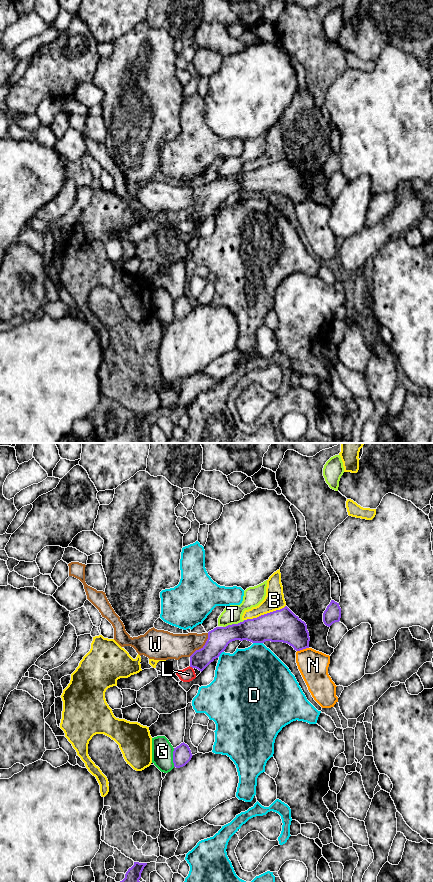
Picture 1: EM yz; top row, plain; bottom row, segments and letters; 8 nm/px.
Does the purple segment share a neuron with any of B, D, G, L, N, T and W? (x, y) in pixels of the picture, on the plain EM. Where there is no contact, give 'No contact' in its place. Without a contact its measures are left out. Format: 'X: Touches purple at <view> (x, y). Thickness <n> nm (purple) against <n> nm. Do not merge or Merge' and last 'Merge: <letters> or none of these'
B: Touches purple at yz (264, 166). Thickness 260 nm (purple) against 160 nm. Do not merge
D: Touches purple at yz (258, 194). Thickness 260 nm (purple) against 440 nm. Do not merge
G: Touches purple at yz (173, 309). Thickness 150 nm (purple) against 180 nm. Do not merge
L: Touches purple at yz (191, 218). Thickness 160 nm (purple) against 110 nm. Do not merge
N: Touches purple at yz (302, 201). Thickness 260 nm (purple) against 240 nm. Do not merge
T: Touches purple at yz (233, 176). Thickness 200 nm (purple) against 150 nm. Do not merge
W: Touches purple at yz (203, 198). Thickness 180 nm (purple) against 200 nm. Merge
Merge: W

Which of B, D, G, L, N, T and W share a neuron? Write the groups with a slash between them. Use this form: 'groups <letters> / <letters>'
groups B / D / G / L / N / T / W

